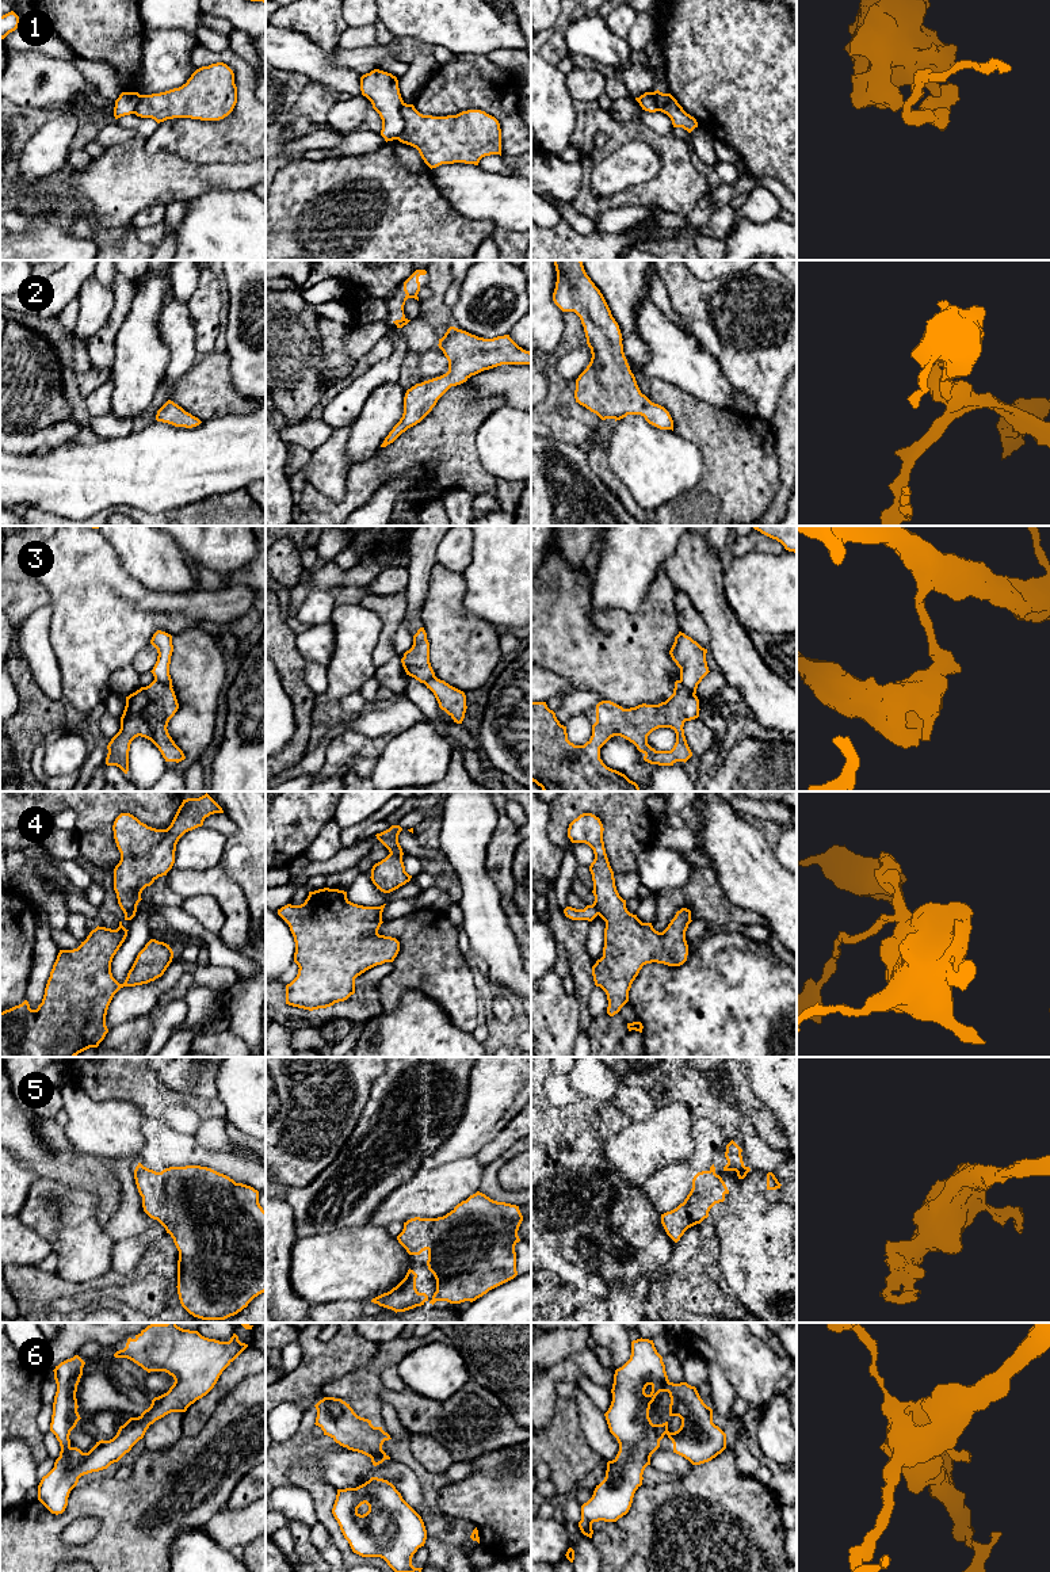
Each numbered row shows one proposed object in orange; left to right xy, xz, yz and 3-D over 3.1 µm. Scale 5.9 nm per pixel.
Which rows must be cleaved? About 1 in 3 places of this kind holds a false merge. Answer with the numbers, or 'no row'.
1, 3, 4

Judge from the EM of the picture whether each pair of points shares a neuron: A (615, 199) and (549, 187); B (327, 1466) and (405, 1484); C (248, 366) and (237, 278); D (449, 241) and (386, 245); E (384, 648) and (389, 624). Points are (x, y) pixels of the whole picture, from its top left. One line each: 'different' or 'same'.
A: different
B: same
C: same
D: same
E: same

